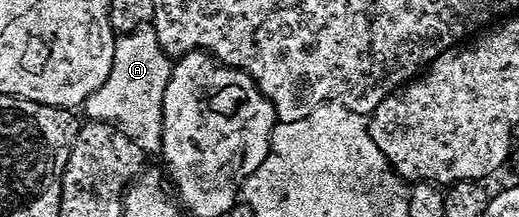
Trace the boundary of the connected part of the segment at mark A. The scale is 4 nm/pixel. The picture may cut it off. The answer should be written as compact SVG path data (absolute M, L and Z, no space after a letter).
M152 26L141 27L126 35L116 36L115 57L107 81L87 97L83 104L84 118L94 123L111 123L128 139L140 143L146 152L160 152L163 93L173 72L171 57L159 45Z

